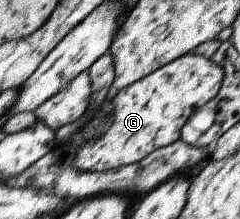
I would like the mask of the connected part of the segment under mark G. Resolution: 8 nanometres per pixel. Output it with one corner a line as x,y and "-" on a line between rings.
187,53
173,62
158,68
137,82
120,90
113,99
114,109
110,113
110,127
100,137
94,137
76,150
73,164
83,172
101,172
139,162
148,154
180,139
181,129
187,119
204,104
217,96
222,87
224,68
206,56

